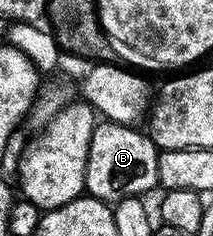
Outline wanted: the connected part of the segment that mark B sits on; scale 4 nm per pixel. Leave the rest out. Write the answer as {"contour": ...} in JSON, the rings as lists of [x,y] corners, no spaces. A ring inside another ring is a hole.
{"contour":[[[101,121],[92,133],[90,156],[86,160],[87,193],[102,202],[118,204],[123,198],[144,196],[147,190],[157,189],[158,148],[147,133],[117,122]]]}

